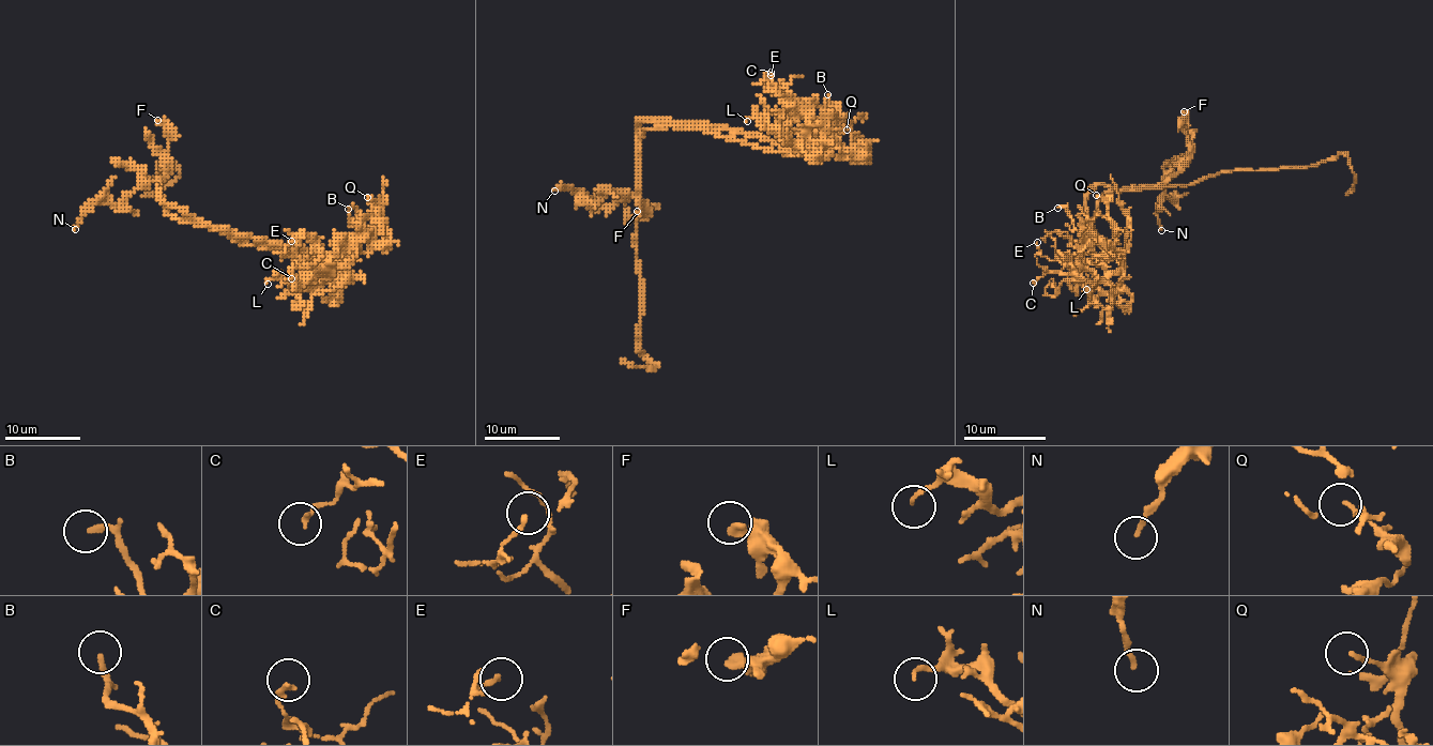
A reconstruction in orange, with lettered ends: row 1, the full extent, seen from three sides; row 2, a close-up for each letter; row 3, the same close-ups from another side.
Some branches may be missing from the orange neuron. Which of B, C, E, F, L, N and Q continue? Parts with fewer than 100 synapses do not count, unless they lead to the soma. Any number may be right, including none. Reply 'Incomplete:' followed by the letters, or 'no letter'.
Incomplete: no letter

